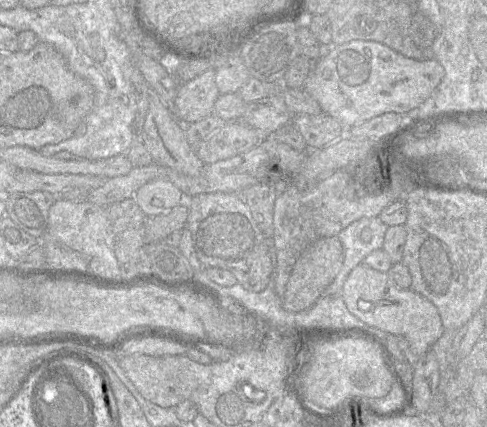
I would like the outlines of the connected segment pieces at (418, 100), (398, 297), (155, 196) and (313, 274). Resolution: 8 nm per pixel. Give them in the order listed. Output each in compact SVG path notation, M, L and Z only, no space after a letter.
M352 40L350 42L324 48L323 55L313 61L313 68L307 77L304 89L318 102L322 112L337 119L344 127L351 128L385 114L407 115L418 108L438 87L445 70L435 59L418 61L376 41Z
M364 263L350 272L343 284L341 297L349 312L362 322L386 333L405 337L414 356L427 353L445 330L432 302L412 289L399 288L387 272L375 270Z
M154 179L141 186L134 199L147 217L153 217L186 203L187 197L170 180Z
M337 236L320 238L312 243L296 261L282 297L283 308L292 313L309 309L340 272L344 249Z

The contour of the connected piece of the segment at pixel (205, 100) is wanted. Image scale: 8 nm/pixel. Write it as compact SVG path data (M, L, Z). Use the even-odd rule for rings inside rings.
M210 68L191 81L180 83L174 101L173 115L184 125L192 124L213 114L216 100L221 95L215 82L216 69Z

